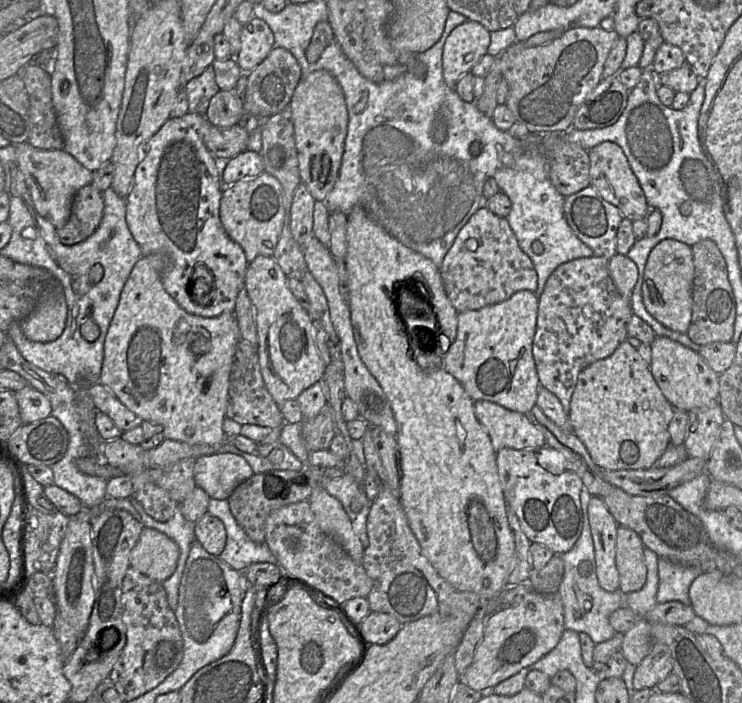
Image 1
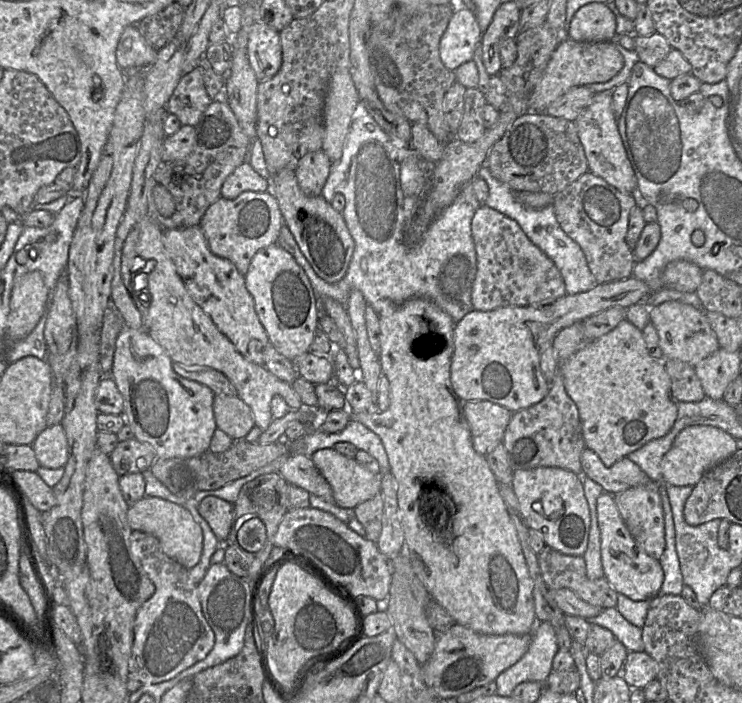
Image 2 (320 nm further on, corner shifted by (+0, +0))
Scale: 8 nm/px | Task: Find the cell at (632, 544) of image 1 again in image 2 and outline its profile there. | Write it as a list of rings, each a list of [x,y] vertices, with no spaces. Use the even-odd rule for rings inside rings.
[[[659,484],[632,487],[613,497],[632,537],[650,557],[659,560],[665,549]]]

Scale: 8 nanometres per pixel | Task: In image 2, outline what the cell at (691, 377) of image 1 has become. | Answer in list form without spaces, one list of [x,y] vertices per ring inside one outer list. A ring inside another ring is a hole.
[[[666,301],[650,307],[649,321],[657,331],[664,359],[680,360],[694,367],[719,349],[717,337],[703,309],[679,301]]]

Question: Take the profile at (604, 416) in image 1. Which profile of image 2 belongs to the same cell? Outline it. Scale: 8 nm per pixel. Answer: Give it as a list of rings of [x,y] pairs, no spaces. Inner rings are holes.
[[[626,318],[613,330],[597,339],[591,340],[586,347],[574,353],[562,366],[562,376],[566,393],[578,409],[584,445],[595,452],[606,467],[610,467],[621,458],[627,457],[628,454],[641,448],[649,441],[666,435],[677,418],[677,402],[671,396],[670,378],[665,370],[663,360],[654,359],[649,355],[643,339],[643,333]]]

